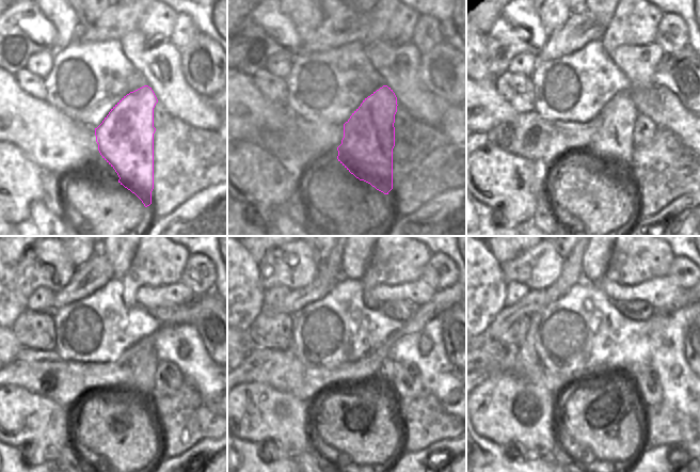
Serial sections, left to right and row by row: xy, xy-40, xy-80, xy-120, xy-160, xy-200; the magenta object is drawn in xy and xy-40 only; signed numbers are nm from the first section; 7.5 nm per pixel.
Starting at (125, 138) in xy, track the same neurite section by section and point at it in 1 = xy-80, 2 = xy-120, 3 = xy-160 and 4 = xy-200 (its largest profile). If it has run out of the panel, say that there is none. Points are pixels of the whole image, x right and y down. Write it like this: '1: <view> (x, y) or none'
1: xy-80 (610, 150)
2: xy-120 (140, 359)
3: xy-160 (378, 368)
4: xy-200 (605, 372)

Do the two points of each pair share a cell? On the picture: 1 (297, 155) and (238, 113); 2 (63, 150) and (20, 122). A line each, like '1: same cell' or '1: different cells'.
1: same cell
2: same cell

